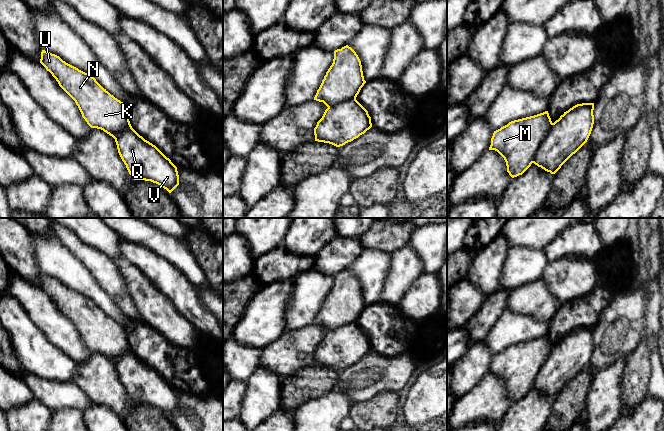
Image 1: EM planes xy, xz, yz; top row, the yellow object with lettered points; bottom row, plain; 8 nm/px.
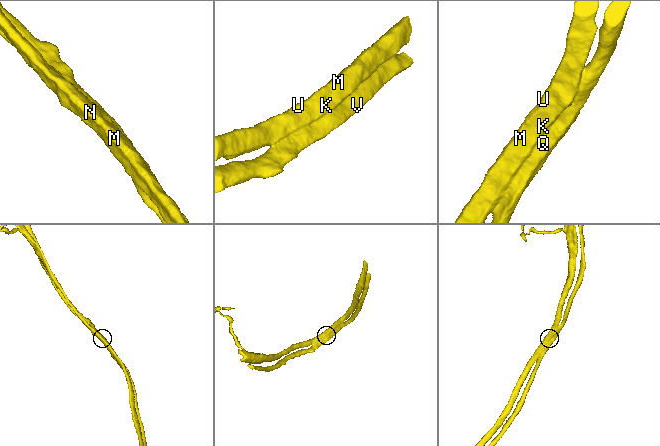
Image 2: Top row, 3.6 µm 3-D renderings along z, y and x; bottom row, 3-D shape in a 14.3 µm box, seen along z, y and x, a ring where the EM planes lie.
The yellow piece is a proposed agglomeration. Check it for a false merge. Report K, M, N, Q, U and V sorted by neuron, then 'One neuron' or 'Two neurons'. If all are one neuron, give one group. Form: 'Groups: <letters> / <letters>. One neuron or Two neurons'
Groups: K M N U / Q V. Two neurons

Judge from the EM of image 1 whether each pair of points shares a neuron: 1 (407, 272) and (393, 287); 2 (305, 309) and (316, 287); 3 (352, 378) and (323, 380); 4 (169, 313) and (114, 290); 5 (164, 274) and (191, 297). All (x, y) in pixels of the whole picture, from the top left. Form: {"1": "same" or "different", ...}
{"1": "same", "2": "same", "3": "different", "4": "different", "5": "same"}

